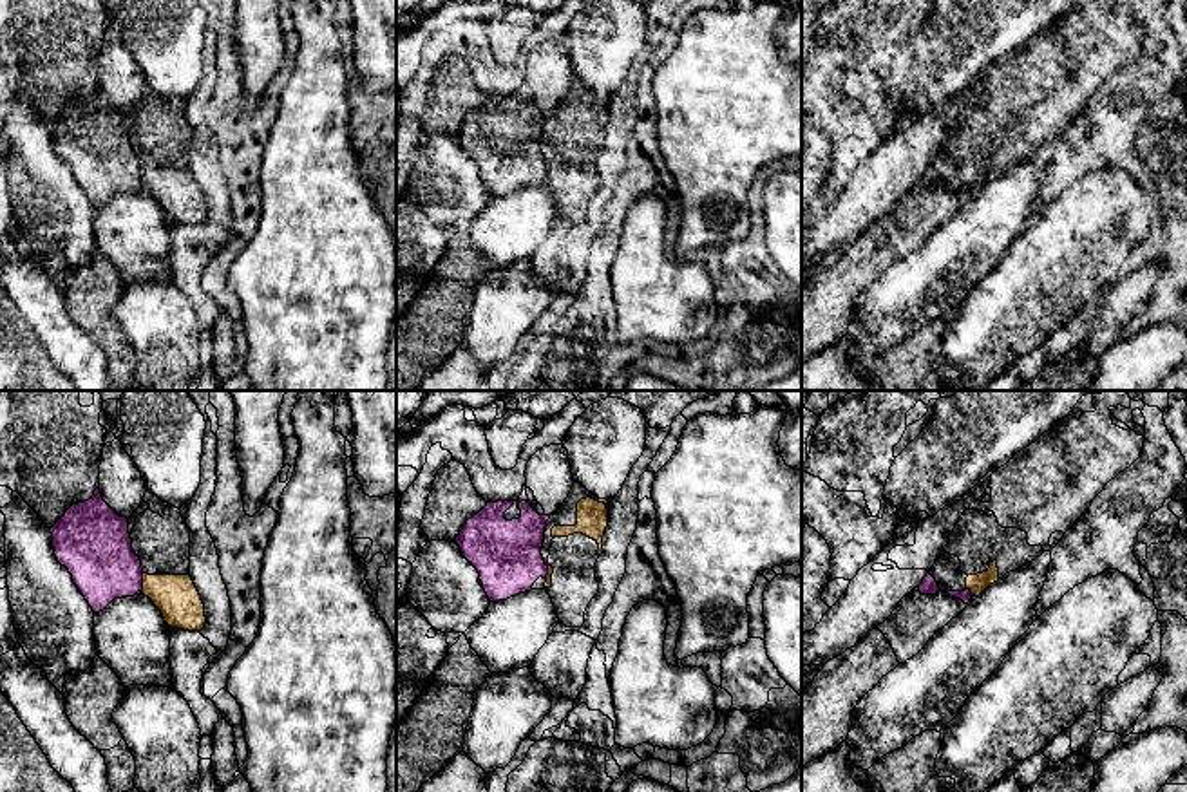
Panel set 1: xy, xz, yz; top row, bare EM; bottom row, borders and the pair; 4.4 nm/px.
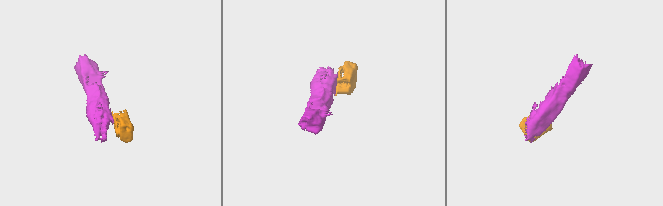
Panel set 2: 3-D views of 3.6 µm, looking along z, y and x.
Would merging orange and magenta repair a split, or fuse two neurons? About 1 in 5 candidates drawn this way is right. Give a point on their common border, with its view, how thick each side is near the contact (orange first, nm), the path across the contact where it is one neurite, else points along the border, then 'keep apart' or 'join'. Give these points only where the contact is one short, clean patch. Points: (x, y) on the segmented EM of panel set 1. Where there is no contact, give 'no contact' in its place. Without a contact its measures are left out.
xy (143, 583) | 190/300 nm | along xy (143, 574), (142, 592) | keep apart

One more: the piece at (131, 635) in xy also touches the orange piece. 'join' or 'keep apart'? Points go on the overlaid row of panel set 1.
keep apart

